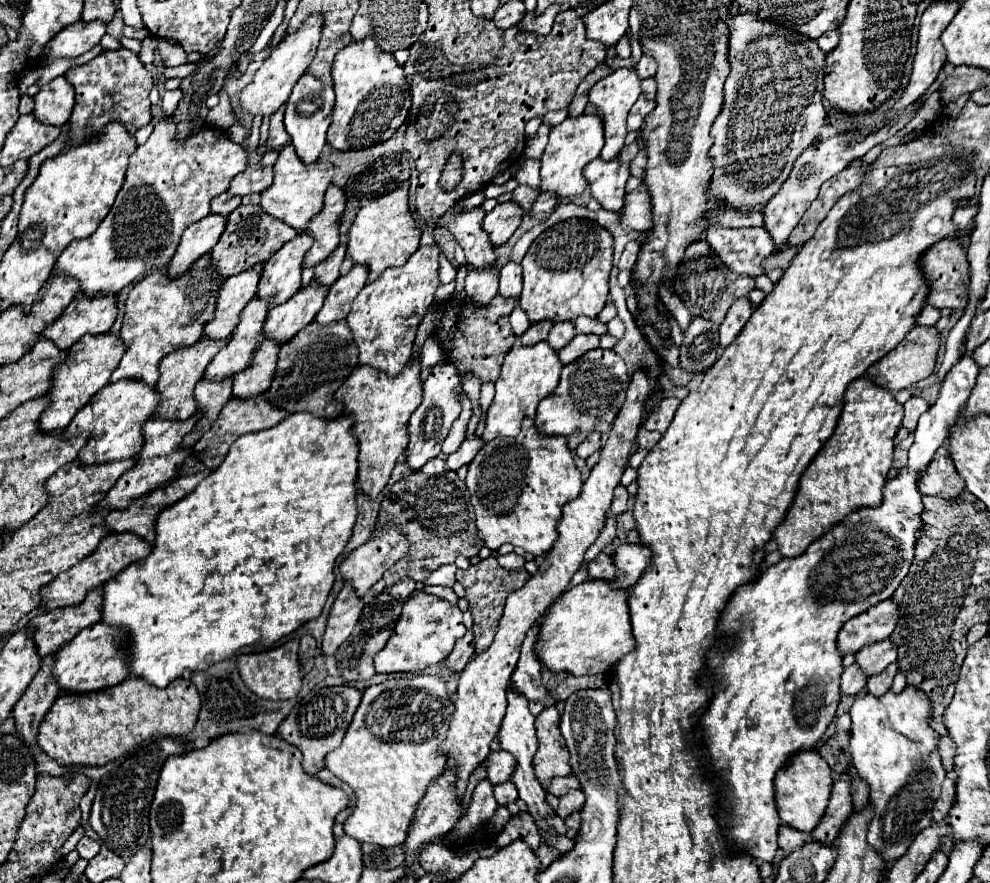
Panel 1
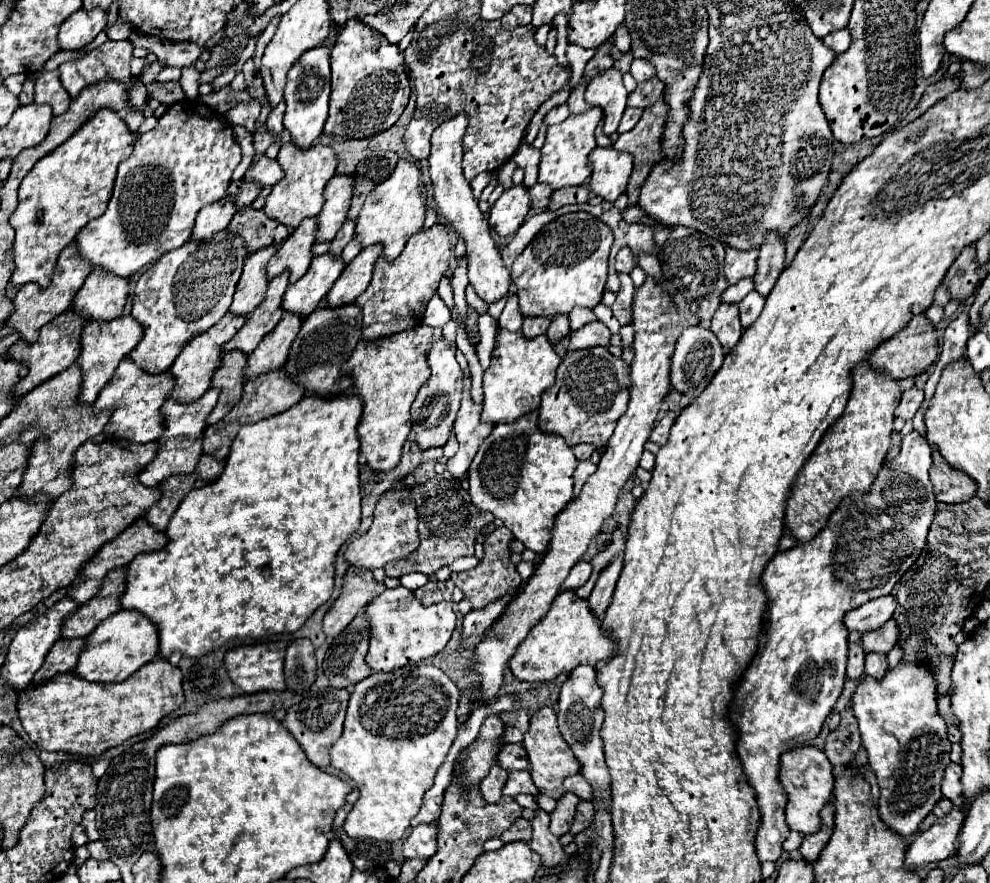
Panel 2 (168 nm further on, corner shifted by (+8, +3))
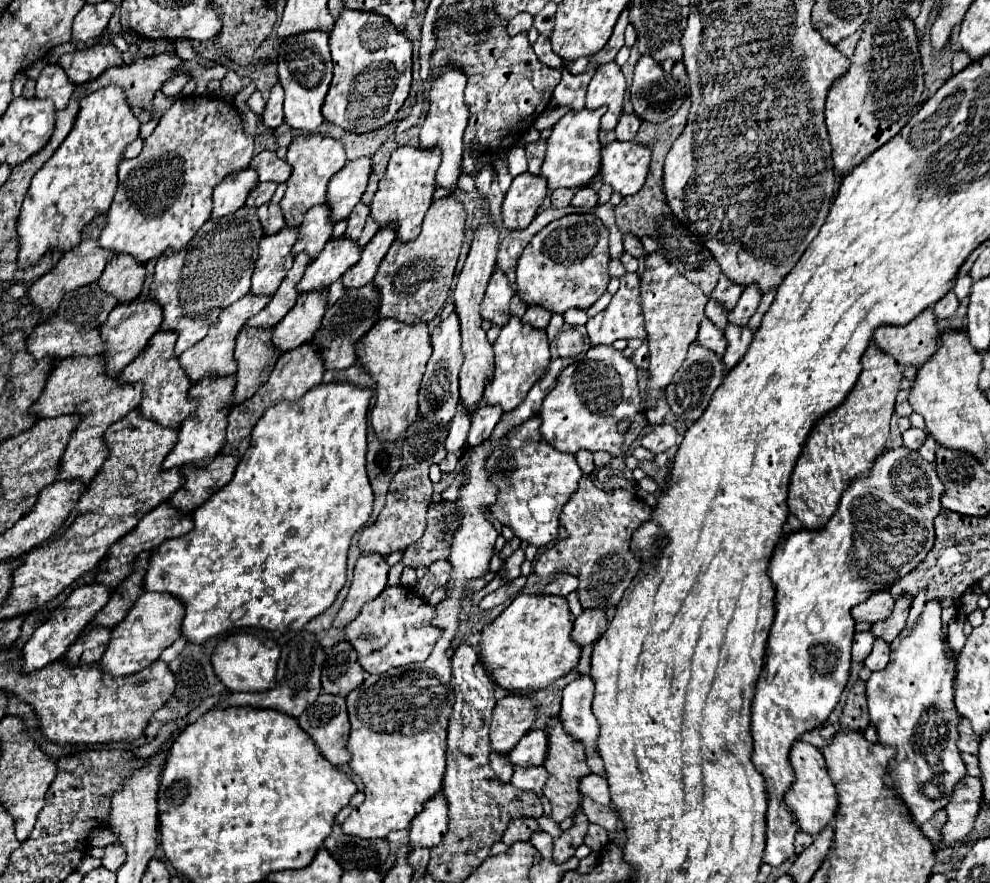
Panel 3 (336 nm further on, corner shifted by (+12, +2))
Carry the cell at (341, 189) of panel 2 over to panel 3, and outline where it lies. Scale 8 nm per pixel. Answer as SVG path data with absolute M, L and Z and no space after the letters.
M361 157L349 161L339 173L333 175L327 187L327 205L331 211L331 223L339 223L349 217L353 207L361 201L369 179L371 159Z

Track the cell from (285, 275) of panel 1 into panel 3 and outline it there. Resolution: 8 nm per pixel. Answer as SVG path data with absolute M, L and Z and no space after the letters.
M327 205L311 207L305 213L305 219L299 227L299 237L291 249L293 257L305 251L309 259L315 259L315 255L319 255L323 245L329 241L331 231L333 231L333 225L329 223L329 207Z

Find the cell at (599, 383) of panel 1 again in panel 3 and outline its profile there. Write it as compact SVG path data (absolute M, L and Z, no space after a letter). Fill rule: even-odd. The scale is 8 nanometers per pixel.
M591 347L585 353L585 359L575 361L561 371L555 389L543 399L539 411L543 421L541 435L549 445L563 453L587 449L591 453L607 451L613 457L621 457L647 425L647 419L635 415L635 407L639 407L637 367L613 347ZM621 421L629 421L631 427L627 433L617 431Z

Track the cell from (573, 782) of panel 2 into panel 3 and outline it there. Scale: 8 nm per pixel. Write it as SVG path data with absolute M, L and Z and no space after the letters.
M585 775L579 779L579 793L583 797L591 797L595 803L599 805L611 805L609 799L609 785L603 777L599 775Z

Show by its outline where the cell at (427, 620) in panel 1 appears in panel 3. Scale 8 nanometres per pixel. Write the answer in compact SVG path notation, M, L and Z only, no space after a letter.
M401 585L385 587L385 591L371 603L365 603L357 619L345 627L345 639L355 645L359 663L367 673L385 673L391 667L403 667L429 657L433 645L443 635L439 627L431 625L433 617L435 607L411 589Z

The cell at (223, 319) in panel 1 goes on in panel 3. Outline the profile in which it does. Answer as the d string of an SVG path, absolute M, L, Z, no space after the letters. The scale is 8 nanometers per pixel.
M299 228L283 229L277 235L263 237L259 243L259 257L251 275L253 295L273 295L279 289L287 267L291 267L291 247L297 241Z

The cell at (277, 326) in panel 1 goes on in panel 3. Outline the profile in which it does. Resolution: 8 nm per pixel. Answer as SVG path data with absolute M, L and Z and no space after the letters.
M339 237L335 241L327 241L317 259L309 263L301 281L297 283L299 293L317 291L329 287L333 281L341 279L341 275L359 261L359 245L357 241Z

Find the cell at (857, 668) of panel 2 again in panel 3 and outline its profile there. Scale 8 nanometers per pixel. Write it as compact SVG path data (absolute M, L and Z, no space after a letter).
M865 631L865 633L855 633L855 639L853 639L853 661L865 661L865 657L871 653L871 647L873 647L873 641L875 637Z

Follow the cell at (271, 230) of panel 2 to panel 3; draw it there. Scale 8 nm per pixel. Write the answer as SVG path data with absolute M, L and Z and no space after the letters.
M261 205L261 207L257 207L257 219L263 227L263 235L275 235L285 227L279 205Z

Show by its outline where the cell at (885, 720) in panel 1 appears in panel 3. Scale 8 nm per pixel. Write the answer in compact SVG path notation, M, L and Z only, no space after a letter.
M933 599L925 603L925 609L919 621L911 631L903 631L891 643L891 661L883 671L875 671L867 681L867 705L871 725L875 725L879 743L885 747L895 747L897 753L889 761L887 775L883 777L885 785L895 793L895 797L907 807L907 813L915 825L923 825L931 819L931 813L943 809L953 791L955 779L967 775L965 765L959 757L957 749L957 721L959 713L955 711L953 699L953 679L955 675L955 659L949 645L941 643L941 605Z

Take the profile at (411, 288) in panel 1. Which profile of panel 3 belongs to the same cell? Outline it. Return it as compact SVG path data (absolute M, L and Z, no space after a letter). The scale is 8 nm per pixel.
M455 199L435 201L423 219L423 229L417 239L413 239L411 243L393 241L373 279L375 287L381 293L381 305L377 311L379 319L391 317L401 323L413 325L421 321L431 321L439 313L443 301L447 299L451 279L455 273L459 249L463 243L463 225L463 203Z

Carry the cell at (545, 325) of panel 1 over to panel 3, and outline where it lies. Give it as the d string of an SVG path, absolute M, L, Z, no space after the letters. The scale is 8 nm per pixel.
M529 307L525 311L525 315L521 317L523 323L527 323L531 327L537 327L537 329L545 329L549 319L551 319L551 313L547 313L547 309L541 309L541 307Z

